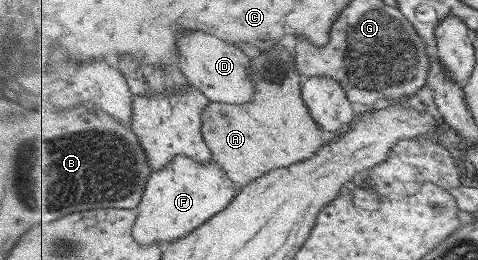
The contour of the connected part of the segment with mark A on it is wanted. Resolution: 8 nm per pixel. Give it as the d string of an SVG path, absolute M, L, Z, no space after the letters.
M283 44L263 50L257 60L253 58L253 66L253 102L245 106L210 102L203 118L203 134L213 152L213 162L227 170L227 176L235 182L235 186L239 186L239 190L275 168L287 168L313 158L329 136L307 108L302 90L304 77L298 68L295 70L295 60Z

